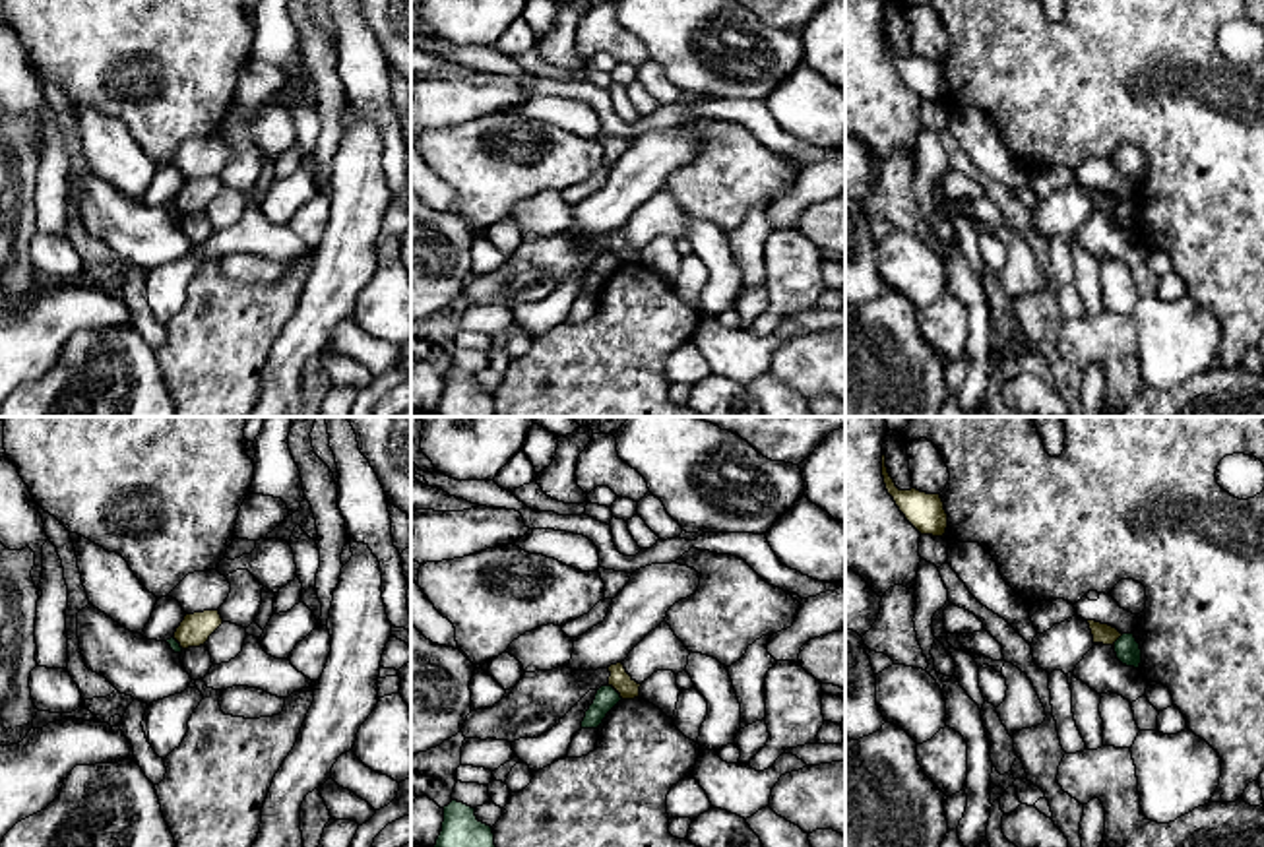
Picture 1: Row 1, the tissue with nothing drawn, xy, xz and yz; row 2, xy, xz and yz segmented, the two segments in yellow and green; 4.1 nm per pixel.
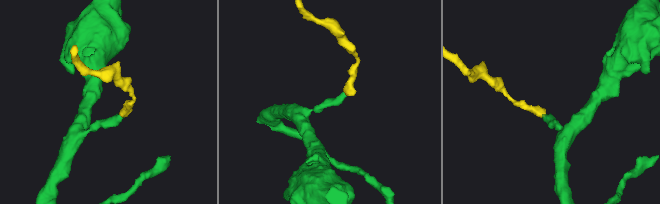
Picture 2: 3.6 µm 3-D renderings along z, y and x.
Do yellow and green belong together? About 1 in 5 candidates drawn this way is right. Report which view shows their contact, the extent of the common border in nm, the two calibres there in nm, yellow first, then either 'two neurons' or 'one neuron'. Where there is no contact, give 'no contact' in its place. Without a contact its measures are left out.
meets yellow in xz; contact 90 nm long; 90 nm thick on the yellow side, 90 nm on the other; two neurons

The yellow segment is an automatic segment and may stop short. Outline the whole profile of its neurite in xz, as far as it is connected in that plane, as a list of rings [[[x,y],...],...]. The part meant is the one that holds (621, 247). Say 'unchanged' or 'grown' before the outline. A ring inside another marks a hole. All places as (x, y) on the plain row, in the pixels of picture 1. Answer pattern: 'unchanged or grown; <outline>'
unchanged; [[[622,229],[609,233],[609,252],[613,252],[622,266],[634,266],[640,262],[640,252],[624,235]]]

